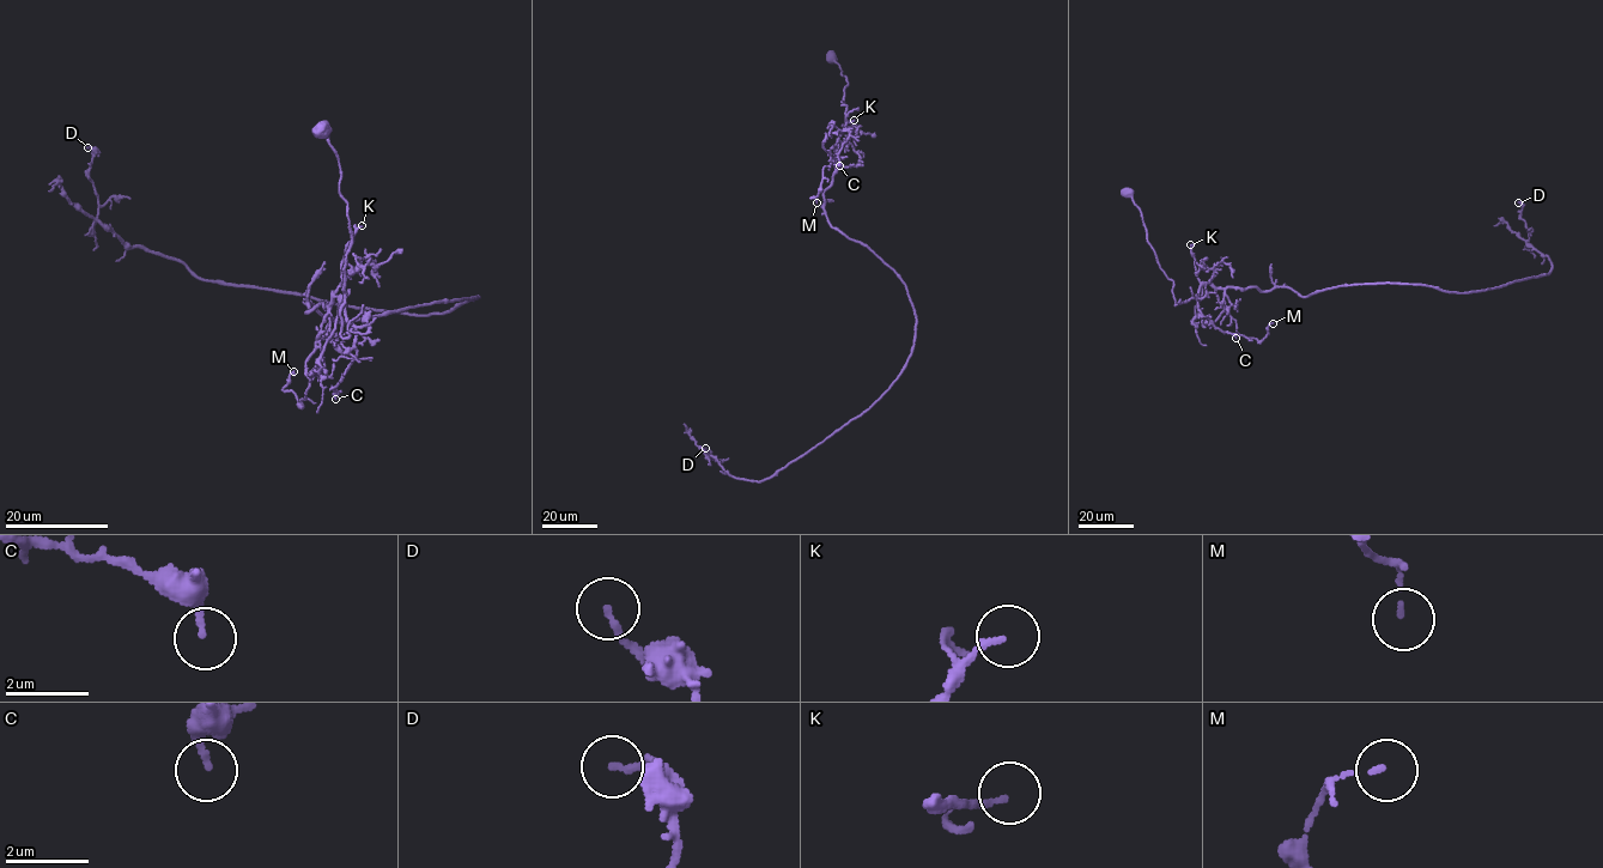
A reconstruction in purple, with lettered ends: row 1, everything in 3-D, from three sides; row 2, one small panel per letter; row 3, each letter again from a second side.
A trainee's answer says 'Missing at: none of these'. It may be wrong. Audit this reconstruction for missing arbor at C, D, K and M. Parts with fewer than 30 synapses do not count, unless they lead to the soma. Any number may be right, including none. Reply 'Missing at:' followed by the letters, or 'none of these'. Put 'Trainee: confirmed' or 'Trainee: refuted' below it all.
Missing at: none of these
Trainee: confirmed

